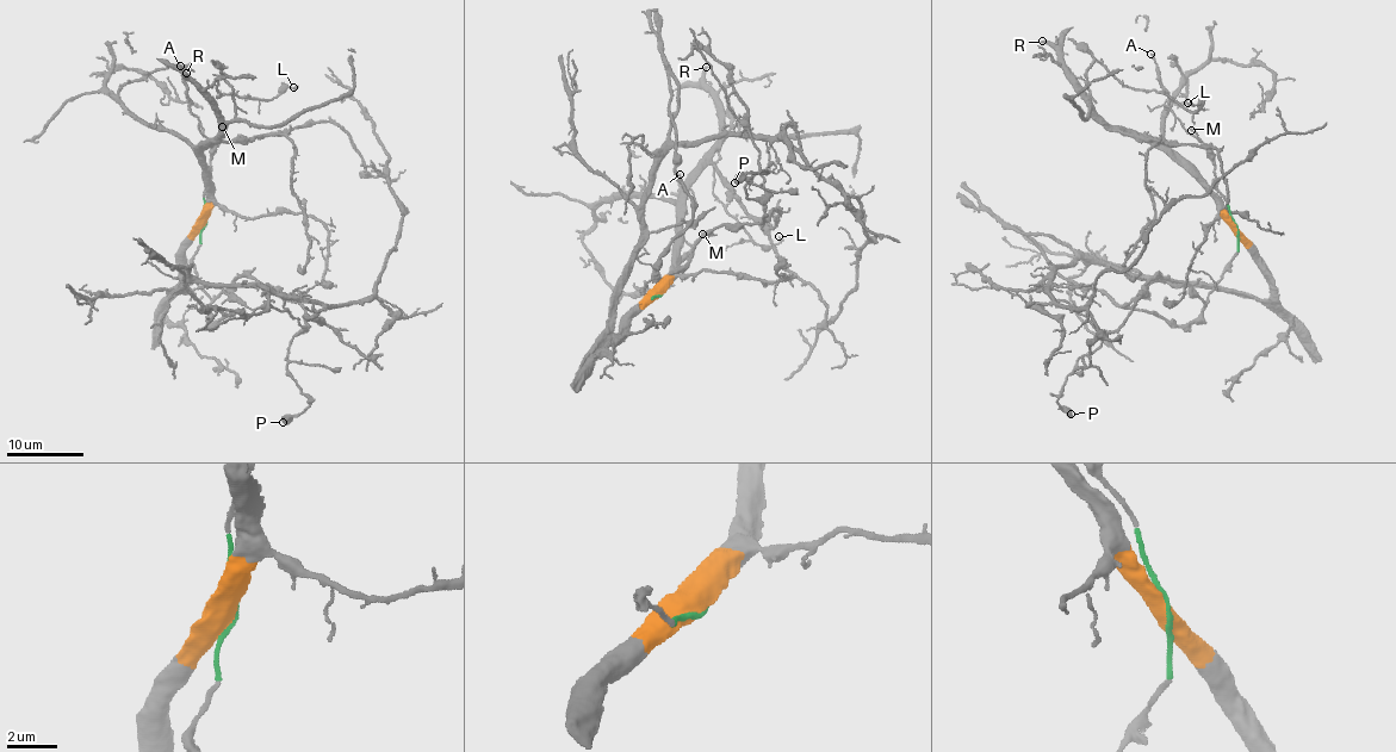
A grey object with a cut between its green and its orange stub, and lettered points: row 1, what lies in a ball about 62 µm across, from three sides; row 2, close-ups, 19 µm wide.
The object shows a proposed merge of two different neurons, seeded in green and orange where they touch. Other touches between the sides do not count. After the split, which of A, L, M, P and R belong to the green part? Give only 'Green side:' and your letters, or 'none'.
Green side: A, M, P

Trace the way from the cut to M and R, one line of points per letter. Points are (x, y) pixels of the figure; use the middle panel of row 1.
M: (661, 293), (674, 266), (703, 232)
R: (661, 293), (669, 275), (682, 197), (698, 166), (715, 145), (721, 130), (723, 110), (703, 82), (706, 67)

